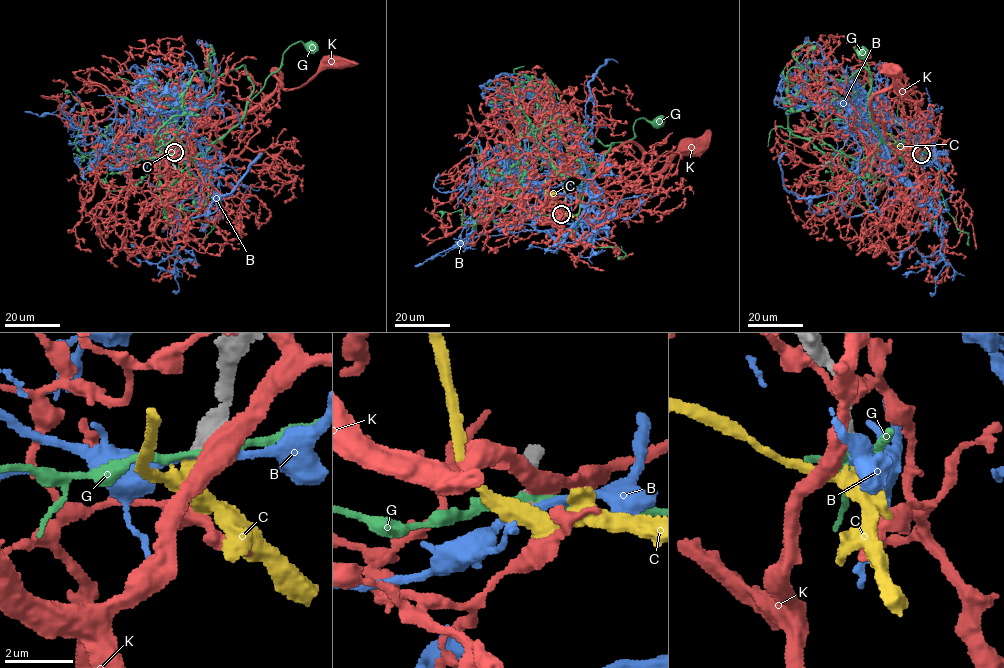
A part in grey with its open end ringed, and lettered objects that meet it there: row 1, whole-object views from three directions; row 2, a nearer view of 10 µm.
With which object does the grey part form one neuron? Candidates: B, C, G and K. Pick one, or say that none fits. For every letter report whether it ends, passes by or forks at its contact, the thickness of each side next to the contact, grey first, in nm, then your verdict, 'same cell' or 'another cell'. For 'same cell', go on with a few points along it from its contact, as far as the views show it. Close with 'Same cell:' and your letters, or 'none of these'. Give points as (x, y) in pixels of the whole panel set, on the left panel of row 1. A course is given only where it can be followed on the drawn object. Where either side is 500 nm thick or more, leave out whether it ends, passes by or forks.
B: it passes by; 460 nm thick on the grey side, 240 nm on the other; another cell
C: it passes by; 440 nm thick on the grey side, 320 nm on the other; same cell; it runs (174, 152), (170, 152), (166, 143), (169, 132)
G: 500 nm thick on the grey side, 200 nm on the other; another cell
K: 550 nm thick on the grey side, 500 nm on the other; another cell
Same cell: C

